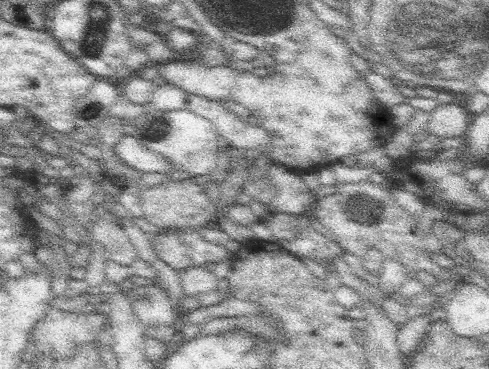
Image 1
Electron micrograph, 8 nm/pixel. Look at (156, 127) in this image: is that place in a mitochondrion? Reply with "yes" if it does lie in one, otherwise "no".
yes

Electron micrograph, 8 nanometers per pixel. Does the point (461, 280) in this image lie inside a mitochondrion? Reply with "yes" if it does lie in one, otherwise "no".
no

